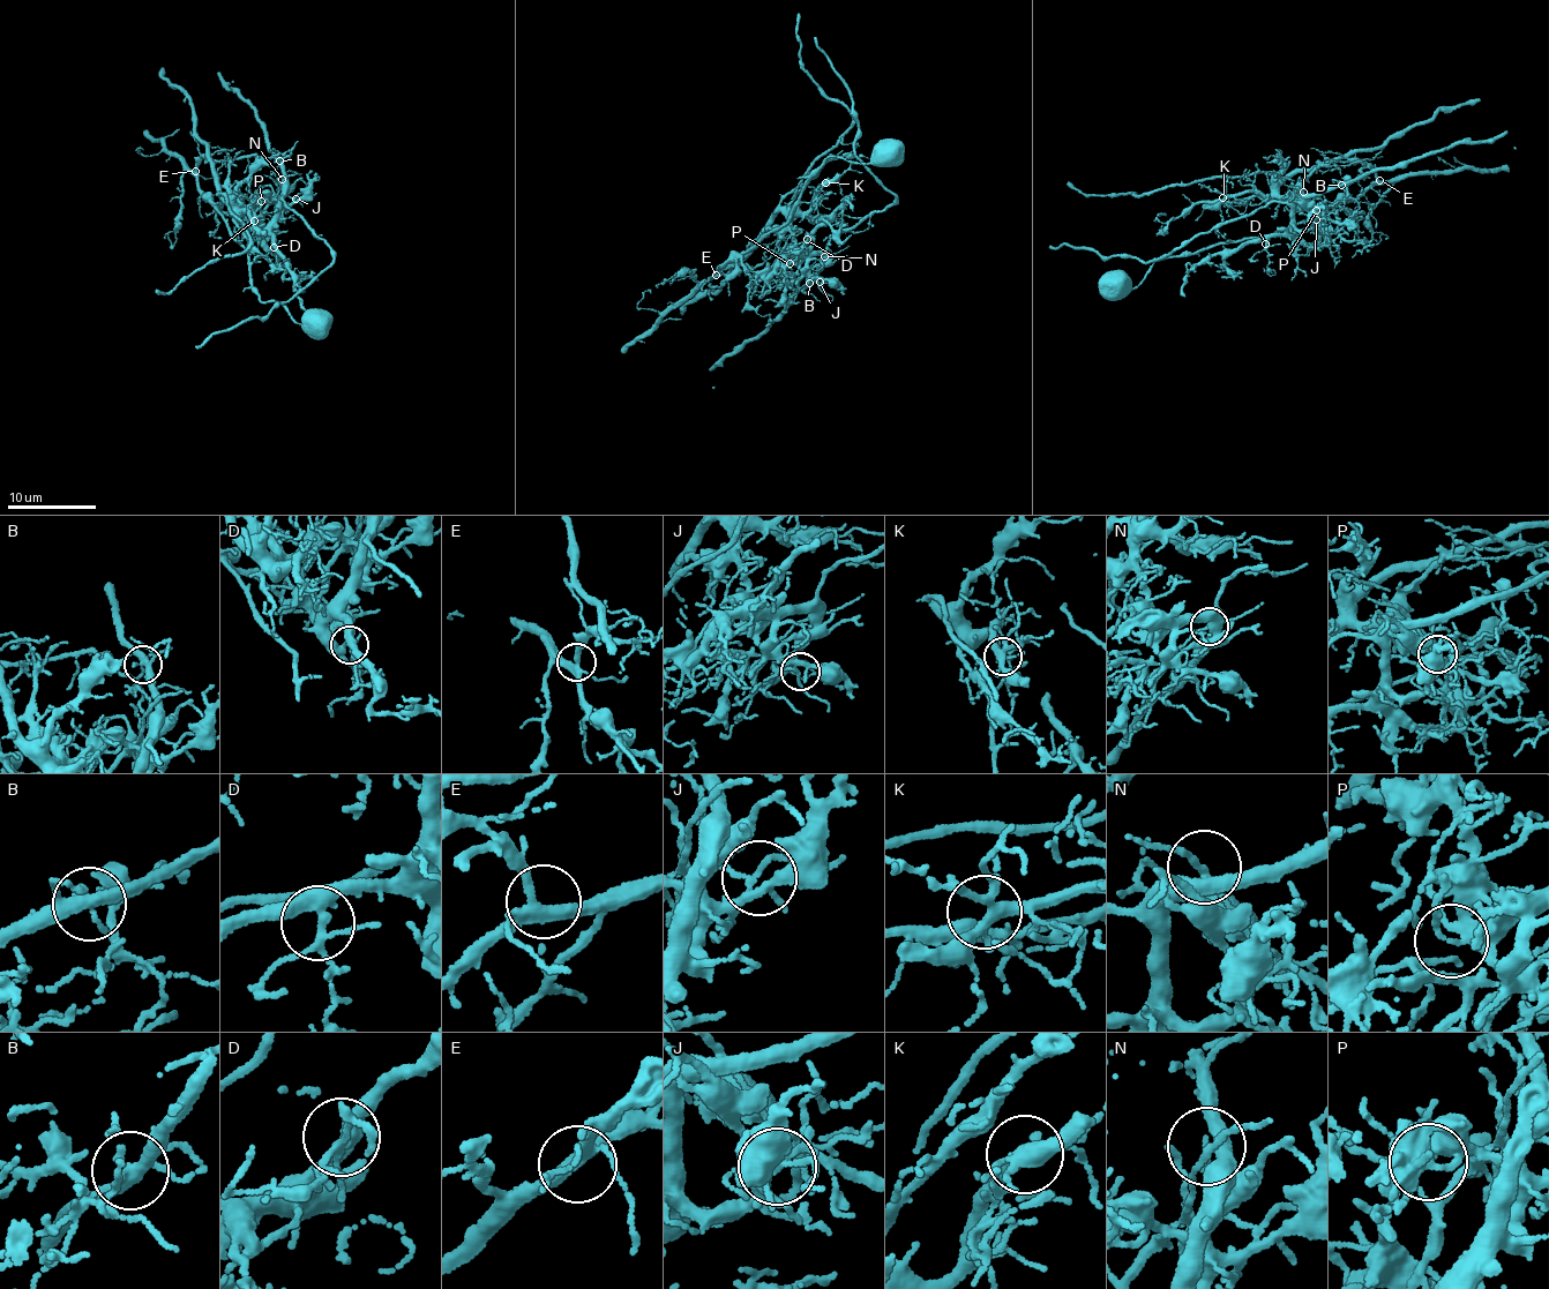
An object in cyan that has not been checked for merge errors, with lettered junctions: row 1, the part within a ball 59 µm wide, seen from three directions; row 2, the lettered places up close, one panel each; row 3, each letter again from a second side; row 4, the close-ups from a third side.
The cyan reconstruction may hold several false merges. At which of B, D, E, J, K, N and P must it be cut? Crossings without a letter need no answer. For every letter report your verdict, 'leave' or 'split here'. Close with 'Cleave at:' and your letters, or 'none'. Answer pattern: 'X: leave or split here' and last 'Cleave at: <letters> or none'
B: split here
D: leave
E: leave
J: leave
K: leave
N: leave
P: split here
Cleave at: B, P

